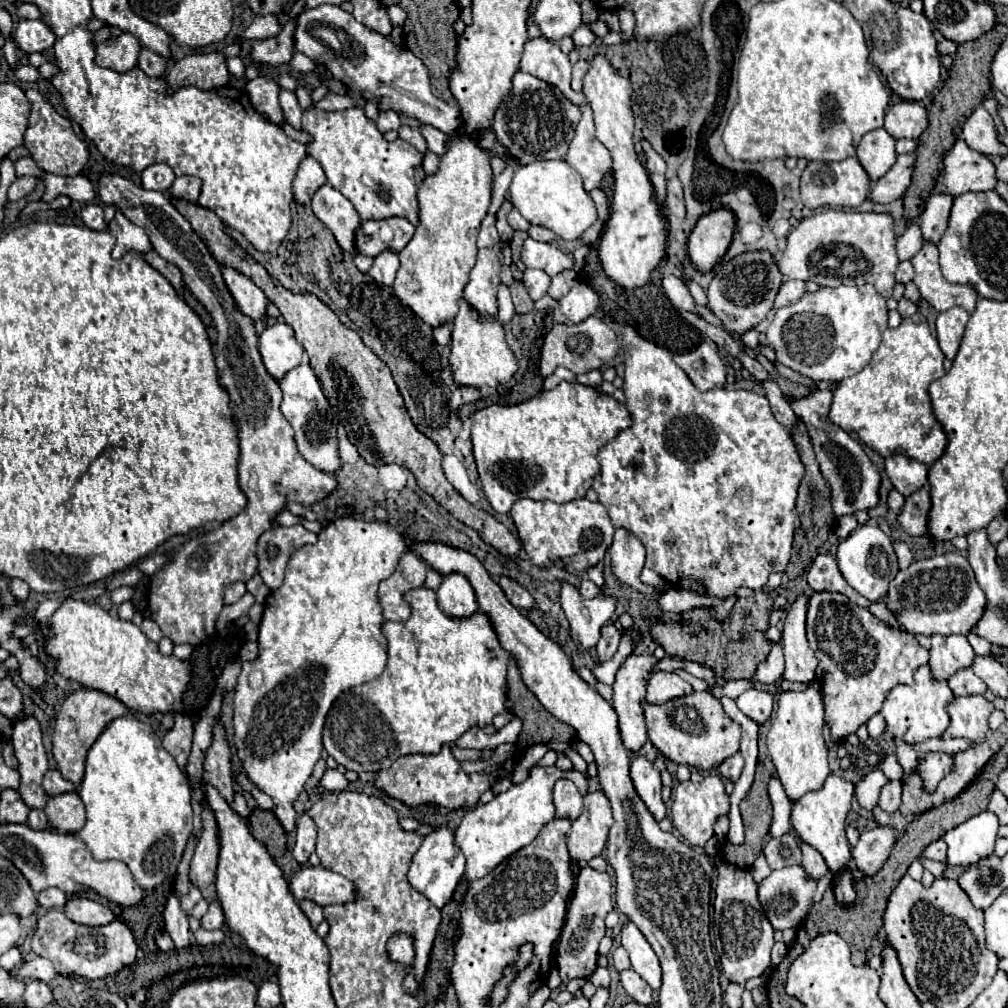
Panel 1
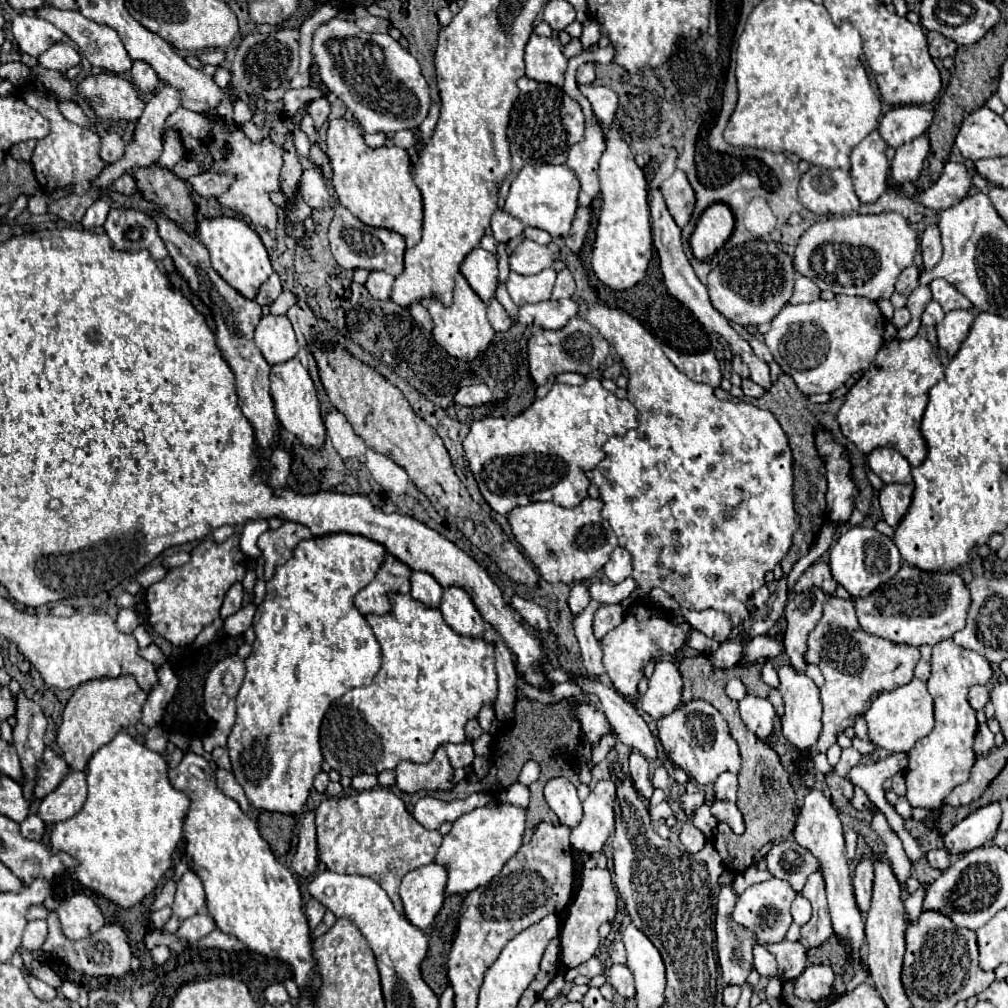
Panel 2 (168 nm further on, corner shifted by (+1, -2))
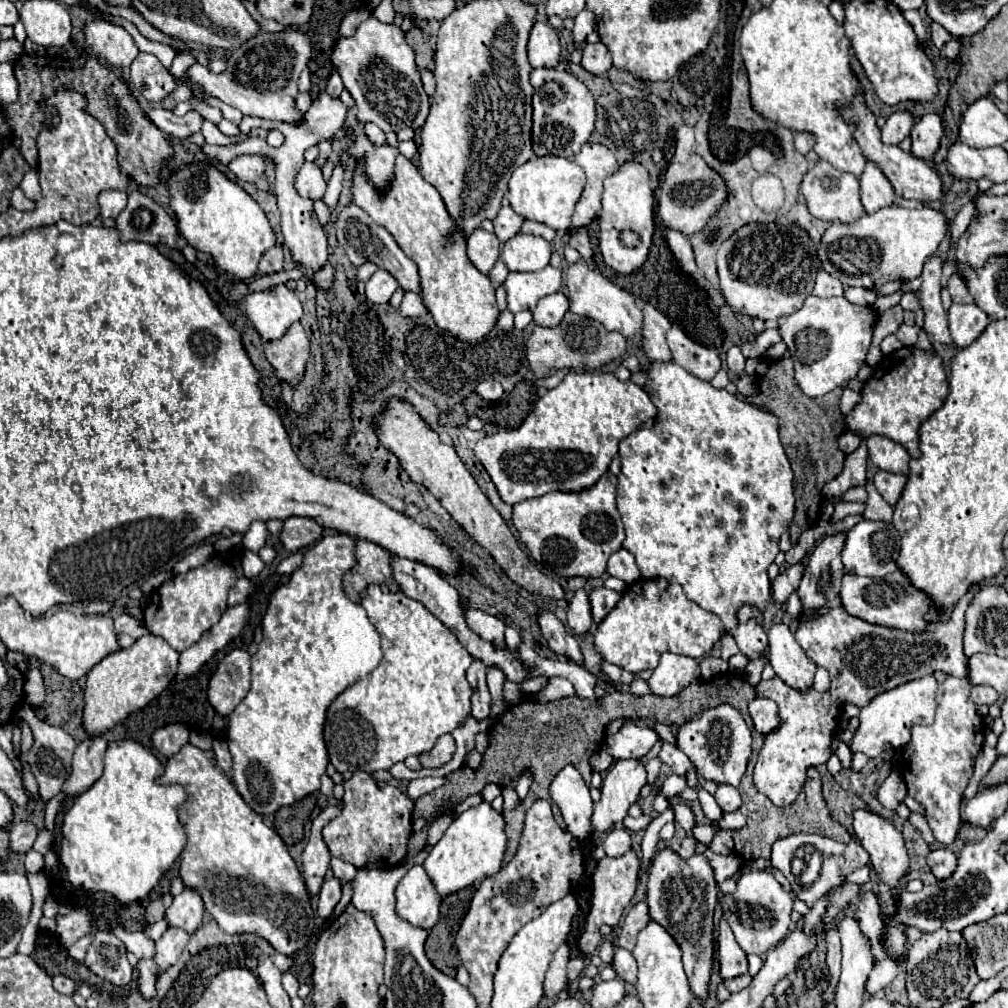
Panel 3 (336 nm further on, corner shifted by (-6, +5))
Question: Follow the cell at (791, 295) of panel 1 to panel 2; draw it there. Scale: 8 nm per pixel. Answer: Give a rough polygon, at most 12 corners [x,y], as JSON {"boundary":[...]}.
{"boundary":[[797,277],[791,305],[817,301],[821,289],[807,277]]}

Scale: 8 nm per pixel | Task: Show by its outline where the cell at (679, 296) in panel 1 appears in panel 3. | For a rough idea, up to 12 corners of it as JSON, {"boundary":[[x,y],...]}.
{"boundary":[[733,346],[726,354],[728,368],[738,376],[744,374],[741,349]]}

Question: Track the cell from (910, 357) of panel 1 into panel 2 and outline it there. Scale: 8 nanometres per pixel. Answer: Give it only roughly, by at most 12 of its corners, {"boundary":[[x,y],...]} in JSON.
{"boundary":[[927,339],[883,343],[837,413],[865,455],[893,447],[917,467],[929,389]]}

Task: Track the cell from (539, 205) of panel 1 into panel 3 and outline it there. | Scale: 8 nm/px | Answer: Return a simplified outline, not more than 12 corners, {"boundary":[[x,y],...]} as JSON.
{"boundary":[[534,156],[514,170],[516,214],[568,230],[584,190],[572,158]]}

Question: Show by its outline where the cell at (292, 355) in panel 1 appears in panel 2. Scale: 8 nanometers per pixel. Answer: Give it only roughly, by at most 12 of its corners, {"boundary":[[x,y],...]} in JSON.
{"boundary":[[263,315],[255,345],[269,365],[297,355],[287,315]]}

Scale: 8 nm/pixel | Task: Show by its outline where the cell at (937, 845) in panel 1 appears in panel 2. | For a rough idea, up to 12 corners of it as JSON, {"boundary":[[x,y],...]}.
{"boundary":[[945,849],[927,853],[933,869],[945,871],[949,867],[949,853]]}

